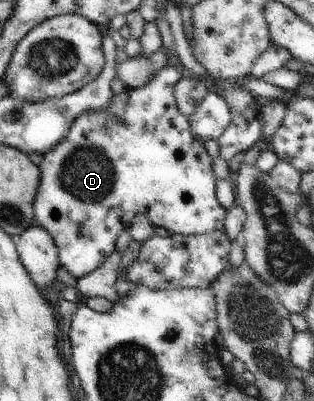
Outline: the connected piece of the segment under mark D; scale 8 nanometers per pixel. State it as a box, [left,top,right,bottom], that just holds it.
[33,66,227,278]

